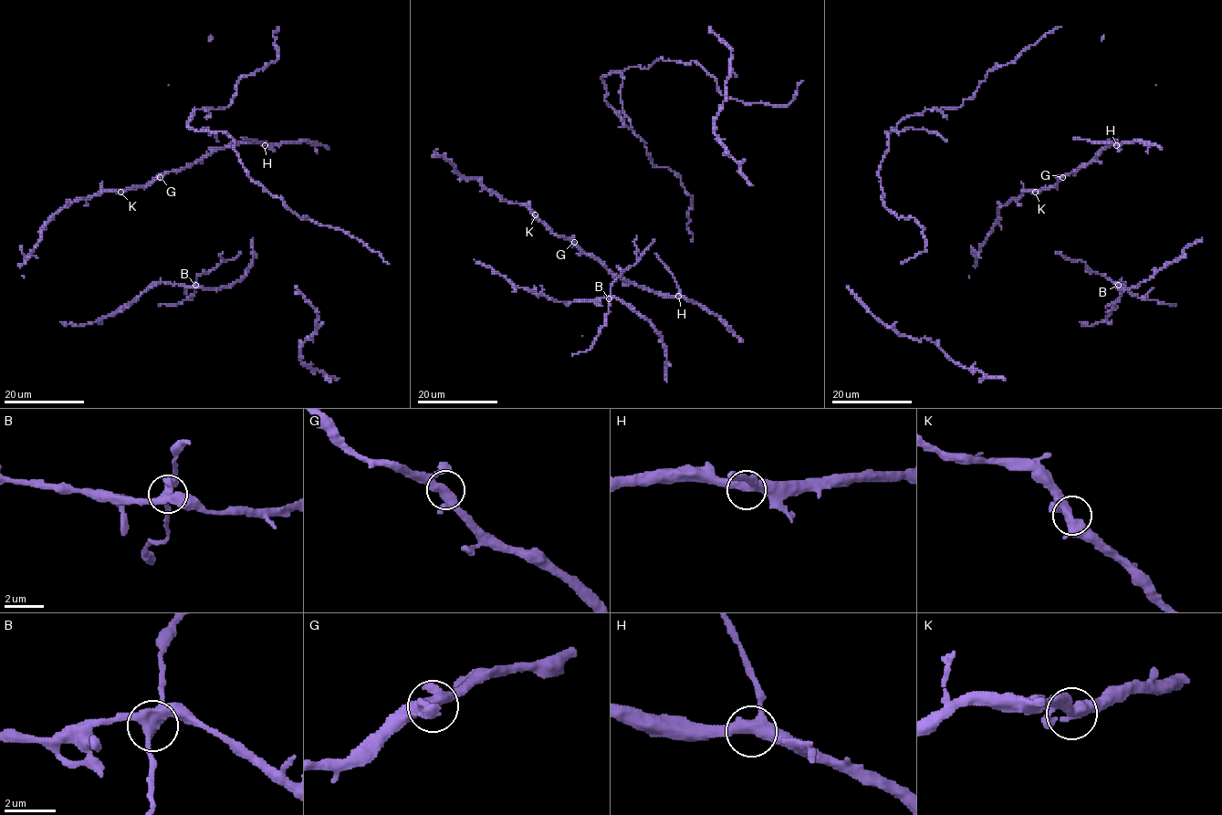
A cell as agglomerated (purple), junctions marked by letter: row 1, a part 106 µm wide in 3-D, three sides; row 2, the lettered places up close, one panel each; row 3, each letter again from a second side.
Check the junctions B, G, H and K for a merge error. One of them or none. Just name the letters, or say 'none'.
B

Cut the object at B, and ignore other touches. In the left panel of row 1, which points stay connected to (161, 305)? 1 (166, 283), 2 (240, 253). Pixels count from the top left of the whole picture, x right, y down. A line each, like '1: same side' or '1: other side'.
1: other side
2: same side

